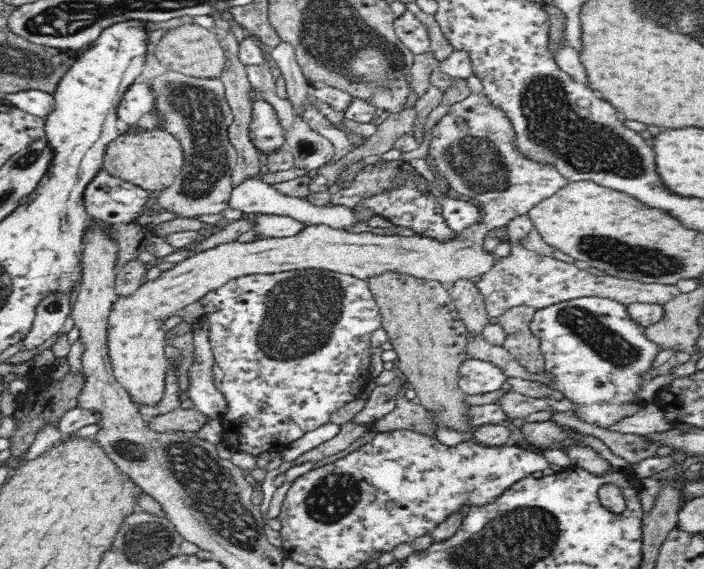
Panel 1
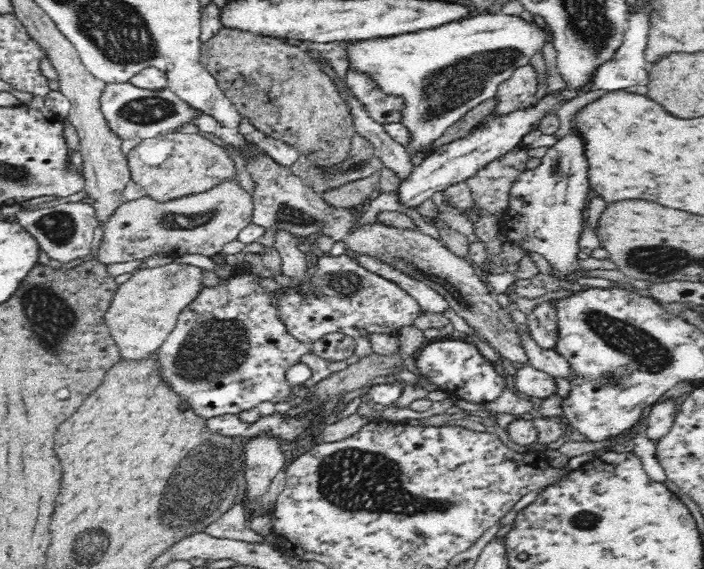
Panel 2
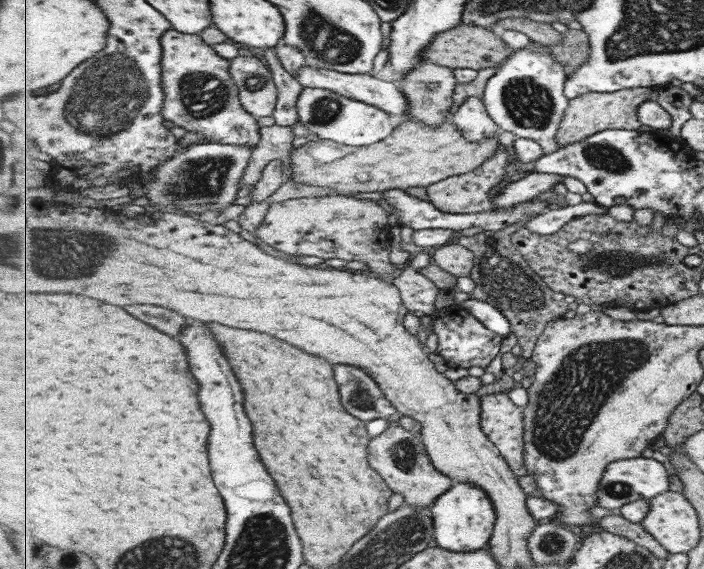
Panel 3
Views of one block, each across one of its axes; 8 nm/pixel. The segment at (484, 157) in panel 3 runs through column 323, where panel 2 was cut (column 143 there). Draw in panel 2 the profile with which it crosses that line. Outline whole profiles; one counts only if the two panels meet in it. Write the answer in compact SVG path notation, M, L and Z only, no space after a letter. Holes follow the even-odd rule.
M173 131L154 138L142 139L128 154L131 180L146 189L146 194L158 202L168 202L183 196L206 192L224 181L236 180L234 160L222 146L214 144L202 134Z

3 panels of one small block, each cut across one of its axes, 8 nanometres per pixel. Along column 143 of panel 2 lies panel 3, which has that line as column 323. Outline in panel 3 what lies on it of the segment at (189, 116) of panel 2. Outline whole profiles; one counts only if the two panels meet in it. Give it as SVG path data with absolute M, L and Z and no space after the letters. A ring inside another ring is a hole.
M305 87L297 101L297 108L299 108L299 122L310 131L321 139L347 146L367 147L387 139L394 132L391 114L387 114L385 110L363 101L352 100L350 97L341 97L340 94L325 88Z

